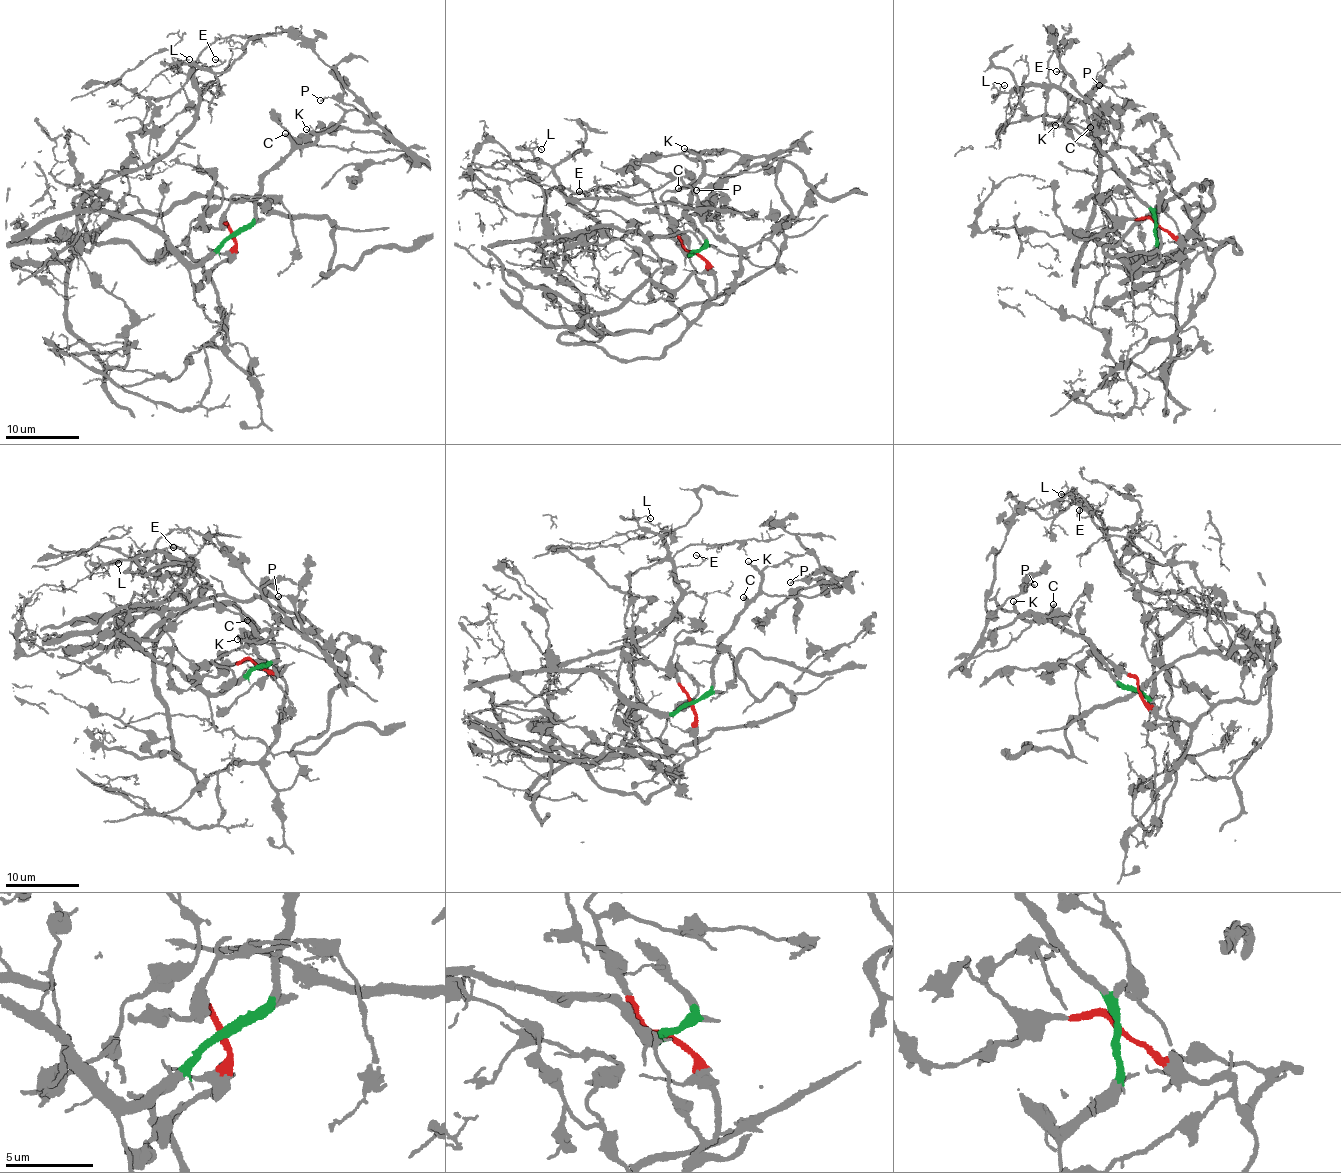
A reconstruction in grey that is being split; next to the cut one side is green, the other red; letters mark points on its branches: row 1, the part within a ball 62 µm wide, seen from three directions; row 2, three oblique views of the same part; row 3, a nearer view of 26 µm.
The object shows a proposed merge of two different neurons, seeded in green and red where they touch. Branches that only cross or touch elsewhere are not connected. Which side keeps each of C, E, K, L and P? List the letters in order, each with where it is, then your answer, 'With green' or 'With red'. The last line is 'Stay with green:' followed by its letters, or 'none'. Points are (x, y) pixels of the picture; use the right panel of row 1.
C: Place: (1090, 127). With green
E: Place: (1056, 71). With green
K: Place: (1055, 125). With green
L: Place: (1004, 85). With green
P: Place: (1099, 85). With green
Stay with green: C, E, K, L, P

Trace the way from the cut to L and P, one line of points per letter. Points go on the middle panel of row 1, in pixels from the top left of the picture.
L: (696, 251), (616, 227), (534, 240), (587, 238), (597, 223), (539, 164), (542, 150)
P: (696, 251), (705, 243), (687, 211), (695, 186), (706, 174), (756, 172), (785, 155), (745, 157), (697, 190)

